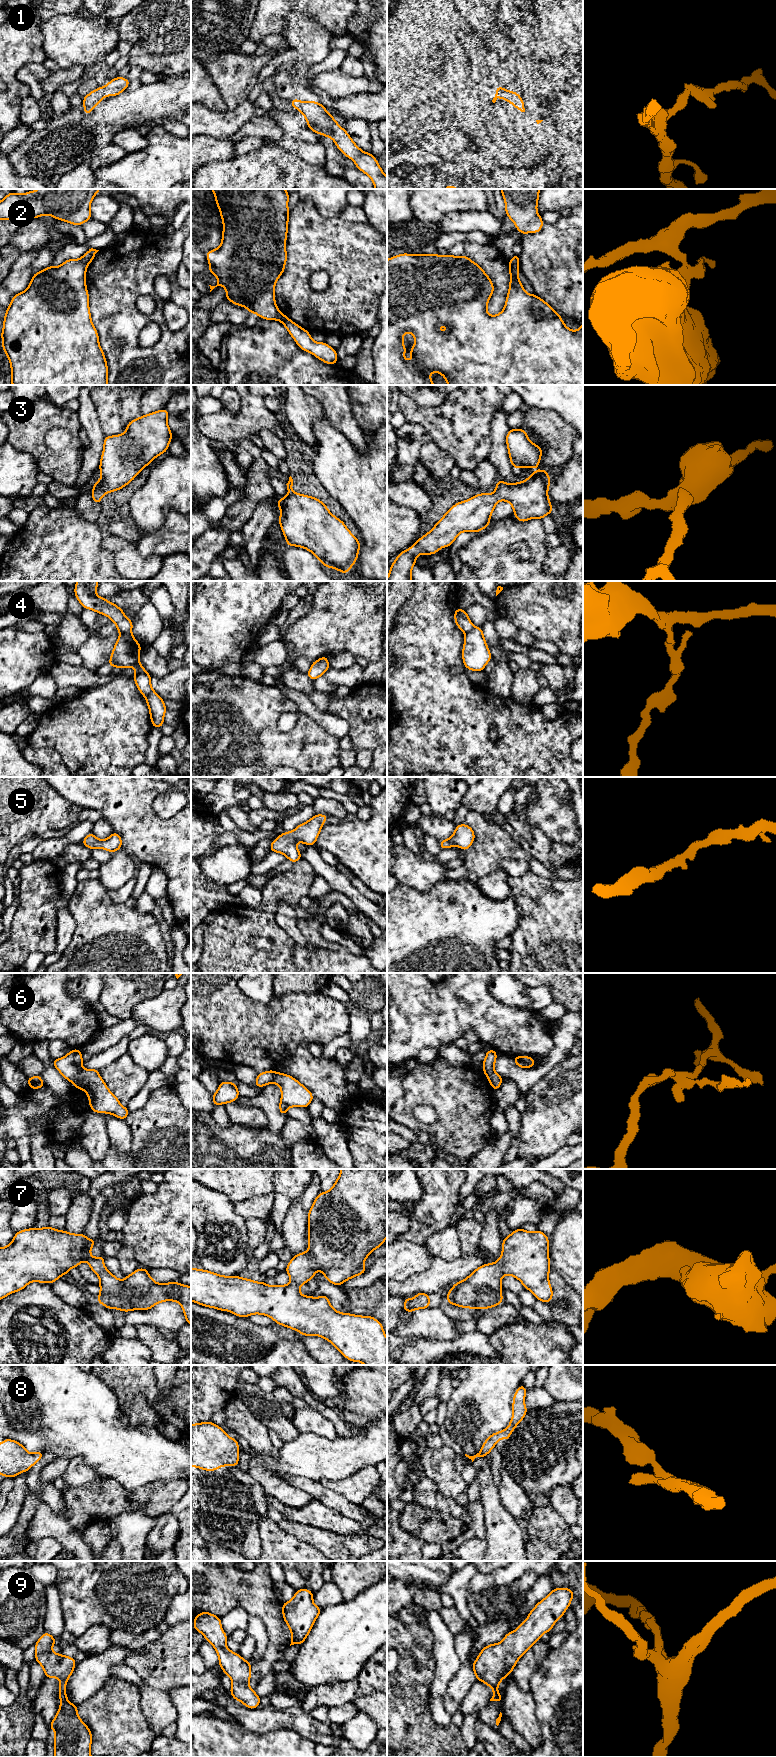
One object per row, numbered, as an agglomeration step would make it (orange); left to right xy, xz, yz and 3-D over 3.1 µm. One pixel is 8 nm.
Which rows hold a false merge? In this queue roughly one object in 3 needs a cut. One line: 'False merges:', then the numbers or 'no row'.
False merges: 2, 4, 6

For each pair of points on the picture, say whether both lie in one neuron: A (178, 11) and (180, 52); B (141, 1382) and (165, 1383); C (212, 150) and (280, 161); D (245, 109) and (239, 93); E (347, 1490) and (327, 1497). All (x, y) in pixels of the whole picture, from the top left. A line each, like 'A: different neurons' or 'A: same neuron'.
A: same neuron
B: different neurons
C: different neurons
D: different neurons
E: different neurons

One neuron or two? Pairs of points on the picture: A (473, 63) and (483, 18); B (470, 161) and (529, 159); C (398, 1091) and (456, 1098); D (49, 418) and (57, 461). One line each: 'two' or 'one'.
A: two
B: one
C: two
D: one

